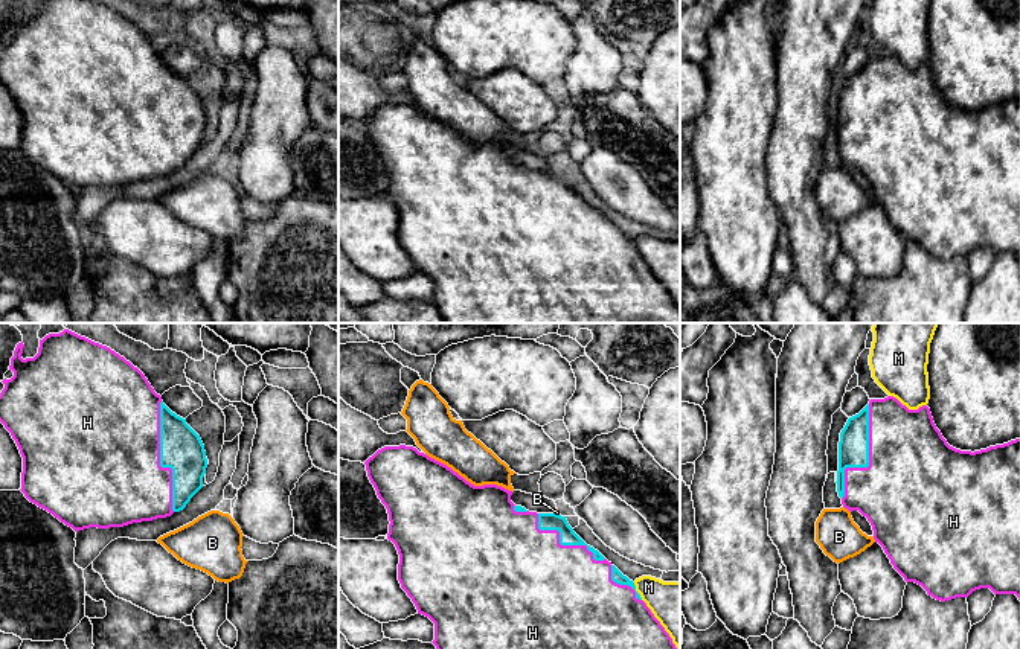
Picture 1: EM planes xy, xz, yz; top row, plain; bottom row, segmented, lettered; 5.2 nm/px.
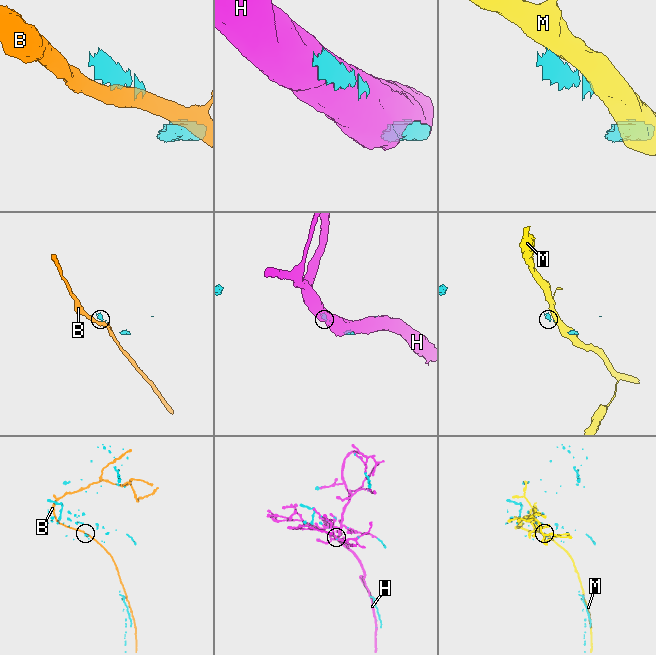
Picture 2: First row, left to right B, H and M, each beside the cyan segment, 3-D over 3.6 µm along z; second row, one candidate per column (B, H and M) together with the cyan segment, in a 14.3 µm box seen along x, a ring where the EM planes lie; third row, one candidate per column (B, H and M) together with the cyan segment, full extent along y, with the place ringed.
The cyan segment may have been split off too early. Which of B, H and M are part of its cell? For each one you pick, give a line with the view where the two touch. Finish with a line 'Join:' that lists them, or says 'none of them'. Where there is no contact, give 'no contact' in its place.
H: xy
Join: H

